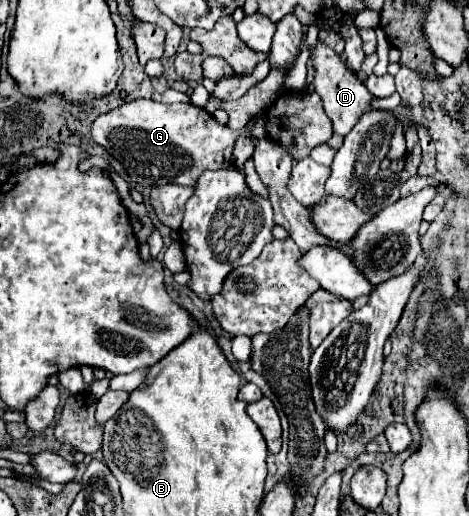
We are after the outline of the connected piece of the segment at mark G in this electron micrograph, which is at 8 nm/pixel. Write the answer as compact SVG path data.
M153 99L127 101L111 113L99 115L91 125L91 137L105 147L127 171L133 183L141 187L177 183L195 185L205 169L231 167L235 139L247 129L233 133L215 121L211 113L191 103L157 103Z

